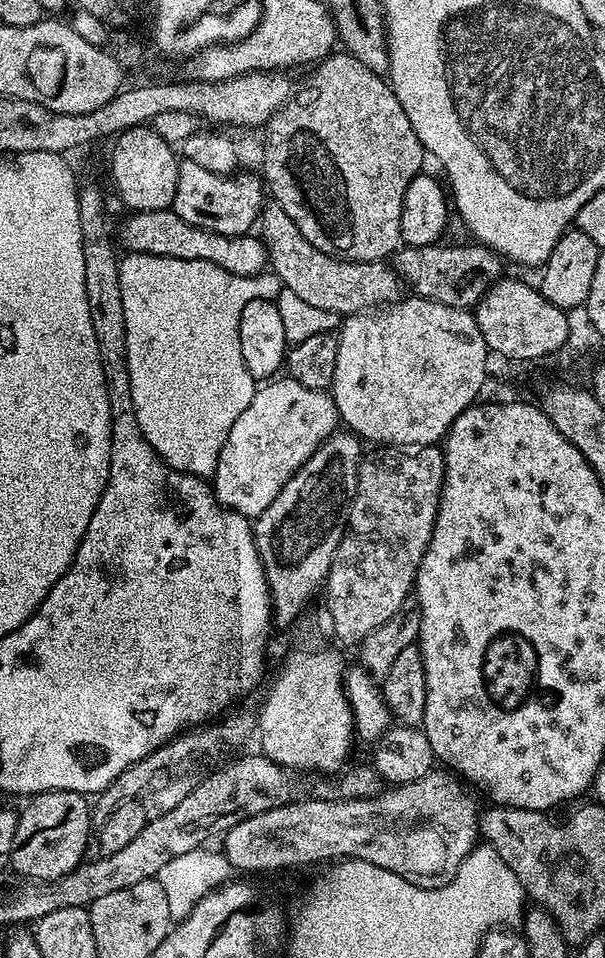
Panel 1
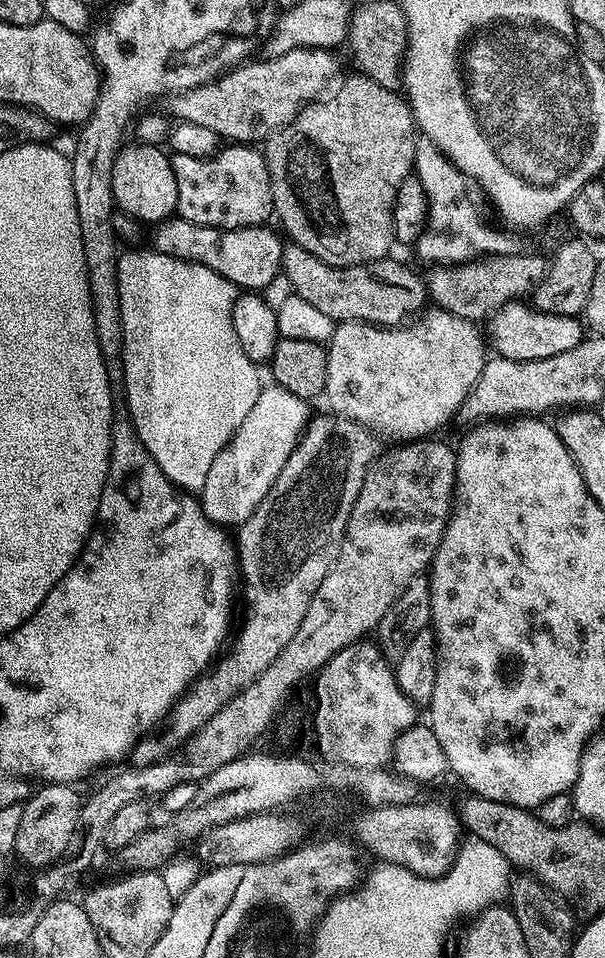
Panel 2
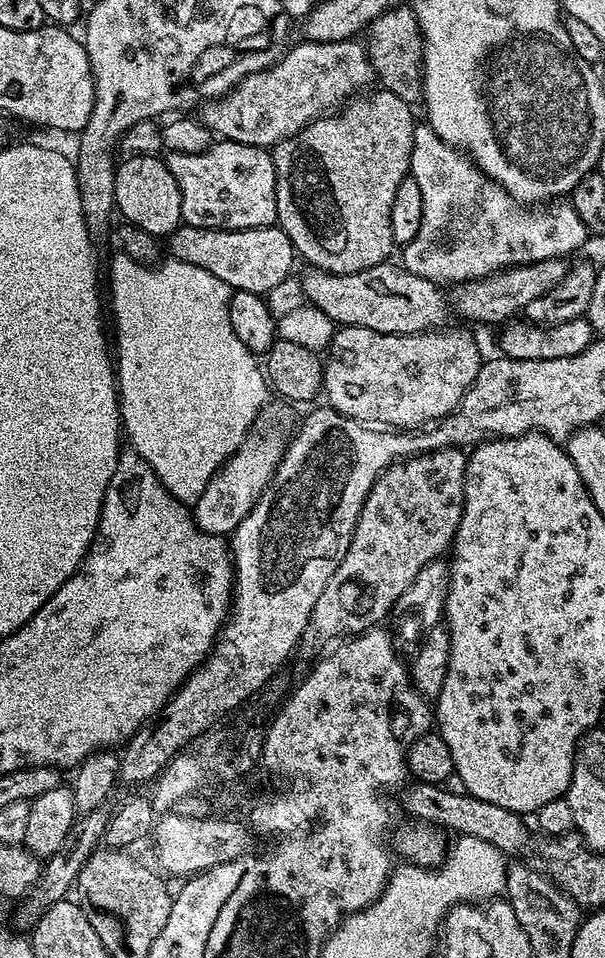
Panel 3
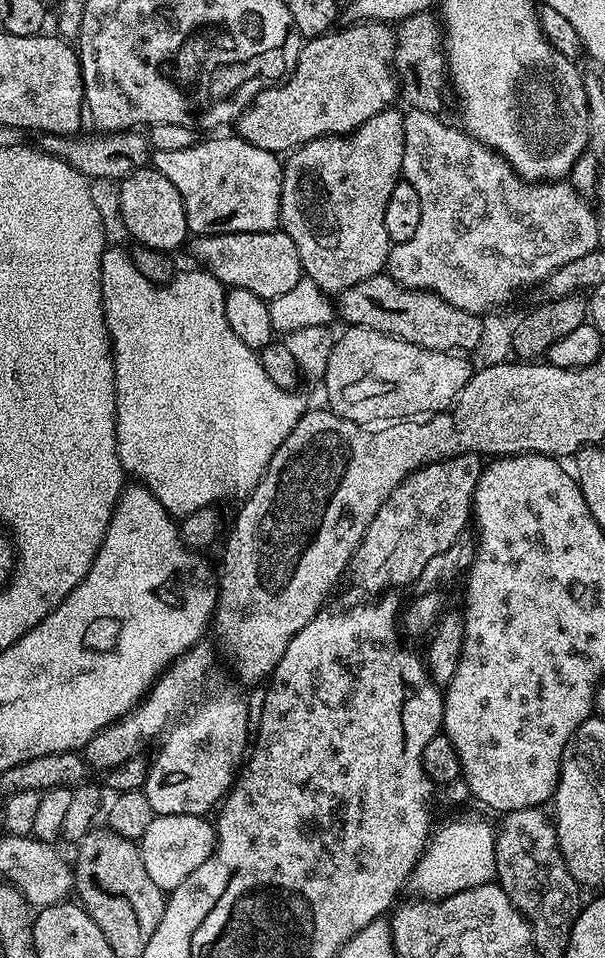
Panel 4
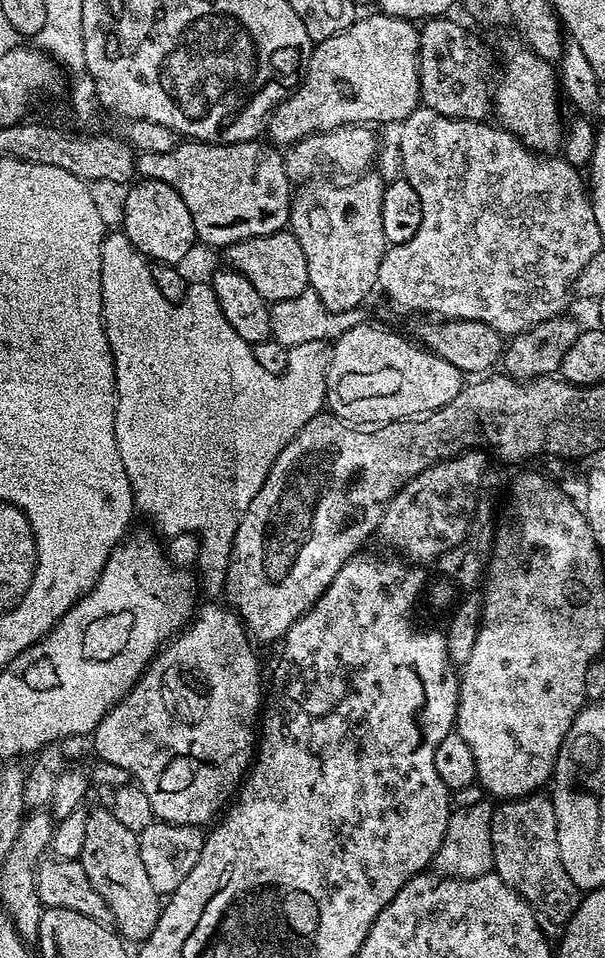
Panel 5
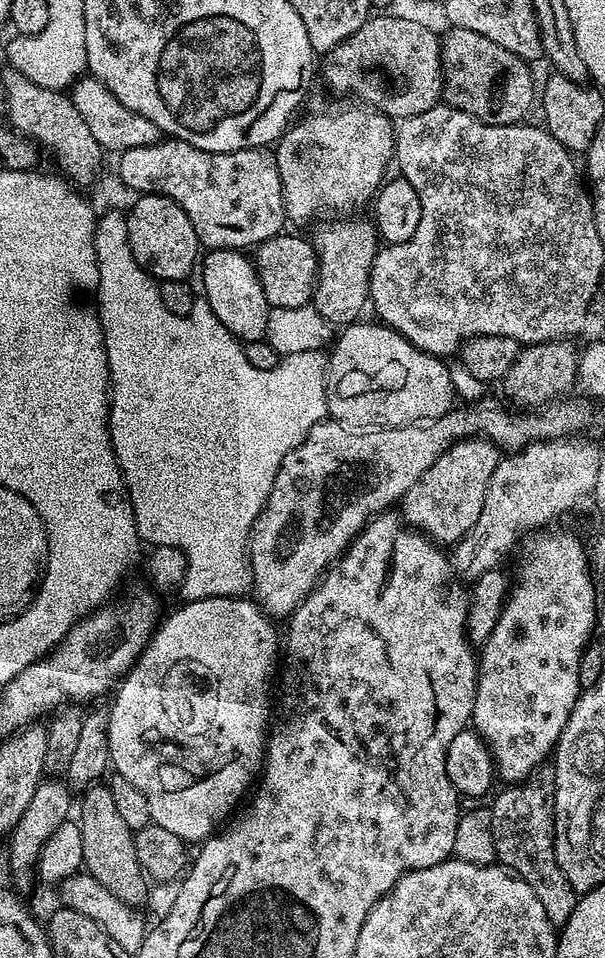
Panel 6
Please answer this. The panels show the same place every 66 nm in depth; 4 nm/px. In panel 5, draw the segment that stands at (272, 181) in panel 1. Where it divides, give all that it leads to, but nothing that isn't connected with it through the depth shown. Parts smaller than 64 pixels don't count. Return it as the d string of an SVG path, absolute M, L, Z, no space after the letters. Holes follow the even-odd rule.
M364 174L345 188L327 188L324 184L313 183L295 193L292 197L290 231L298 238L302 254L306 254L309 289L320 297L324 306L332 311L354 310L365 303L372 288L378 284L378 270L389 247L386 234L382 230L382 198L384 197L385 177Z

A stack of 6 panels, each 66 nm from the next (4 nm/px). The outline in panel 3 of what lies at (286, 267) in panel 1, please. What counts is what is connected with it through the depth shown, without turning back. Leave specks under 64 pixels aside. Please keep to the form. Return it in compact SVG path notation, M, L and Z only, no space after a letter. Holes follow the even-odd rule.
M385 262L383 264L379 264L378 266L368 267L366 270L351 272L350 274L344 275L334 275L332 272L322 271L320 268L309 267L306 271L308 271L304 276L301 275L301 293L303 297L315 308L320 309L328 318L330 318L335 325L341 327L361 327L364 329L372 329L378 333L390 333L392 335L402 335L402 336L412 336L414 333L427 332L439 329L443 327L443 324L447 318L450 316L450 308L448 305L447 297L442 296L441 292L443 292L439 285L433 283L432 280L419 278L418 275L410 274L407 268L403 265L392 264L393 262Z

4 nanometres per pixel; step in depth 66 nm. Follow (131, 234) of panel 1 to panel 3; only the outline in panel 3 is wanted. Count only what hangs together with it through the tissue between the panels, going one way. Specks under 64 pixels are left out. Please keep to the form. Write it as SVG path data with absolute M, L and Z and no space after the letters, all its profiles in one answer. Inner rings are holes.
M181 223L171 236L167 237L166 244L170 251L171 259L181 260L192 266L201 267L214 274L214 278L222 278L231 288L238 292L258 292L267 294L272 291L274 286L291 277L292 260L294 261L294 249L290 238L284 233L279 226L271 228L239 228L230 230L229 228L199 228Z

